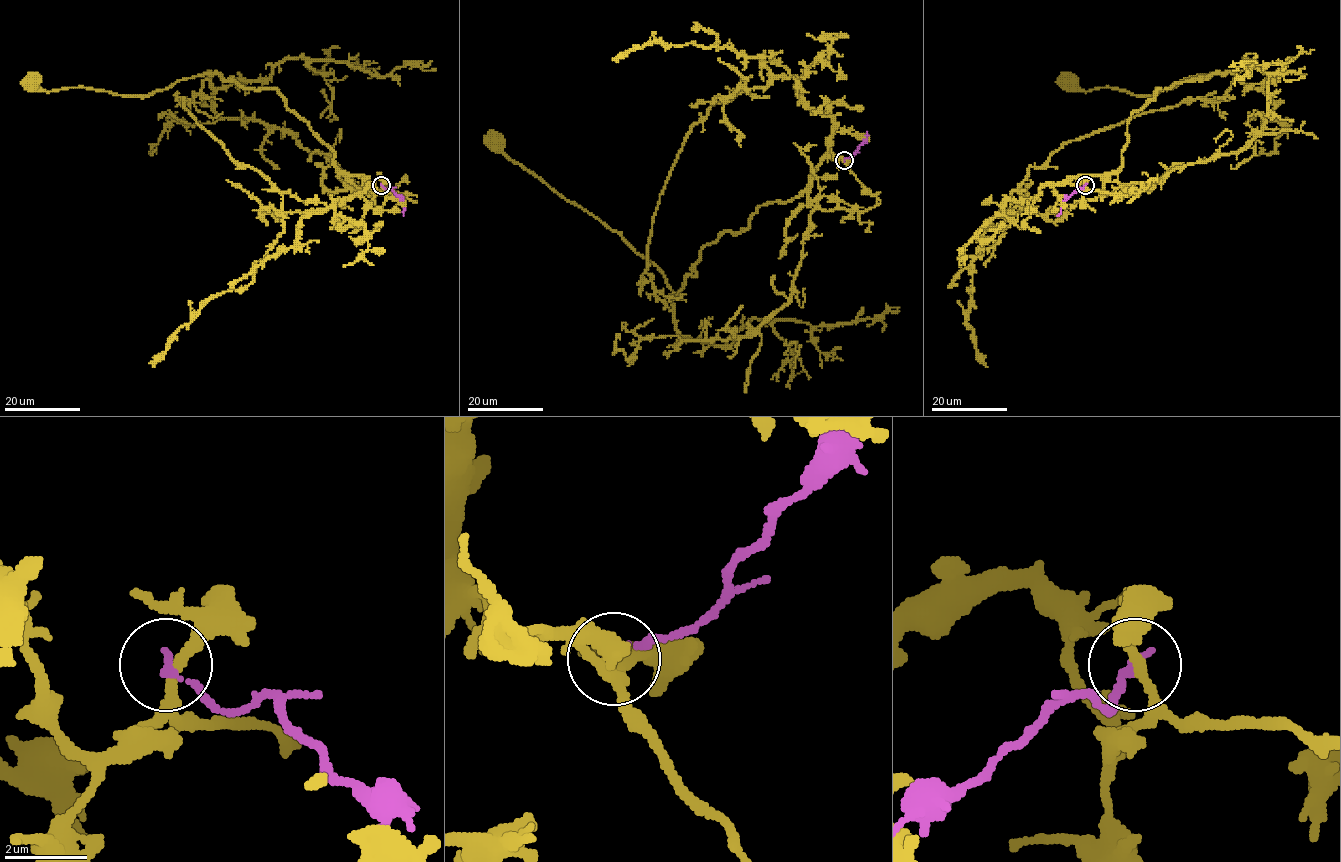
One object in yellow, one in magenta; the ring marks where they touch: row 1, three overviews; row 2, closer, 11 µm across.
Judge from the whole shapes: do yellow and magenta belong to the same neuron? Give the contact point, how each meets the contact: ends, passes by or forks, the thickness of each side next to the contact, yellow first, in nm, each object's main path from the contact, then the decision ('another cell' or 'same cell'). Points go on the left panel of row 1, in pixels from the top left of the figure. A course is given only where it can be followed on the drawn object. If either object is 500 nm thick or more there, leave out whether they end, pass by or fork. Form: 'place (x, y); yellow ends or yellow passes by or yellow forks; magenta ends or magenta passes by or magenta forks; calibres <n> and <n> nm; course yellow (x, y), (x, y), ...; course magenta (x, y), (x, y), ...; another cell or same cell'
place (381, 185); yellow passes by; magenta ends; calibres 240 and 200 nm; course yellow (381, 185), (374, 193), (344, 173), (274, 89), (218, 73), (144, 95), (33, 81); course magenta (381, 185), (387, 190), (390, 188), (404, 201), (404, 216); another cell

